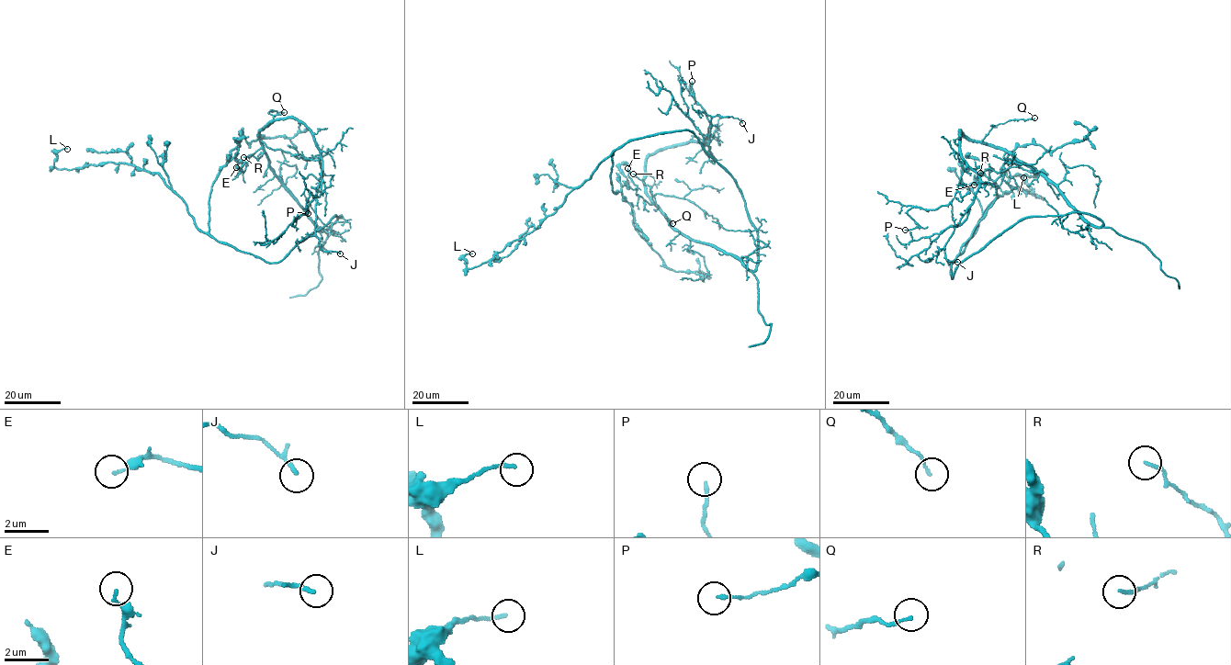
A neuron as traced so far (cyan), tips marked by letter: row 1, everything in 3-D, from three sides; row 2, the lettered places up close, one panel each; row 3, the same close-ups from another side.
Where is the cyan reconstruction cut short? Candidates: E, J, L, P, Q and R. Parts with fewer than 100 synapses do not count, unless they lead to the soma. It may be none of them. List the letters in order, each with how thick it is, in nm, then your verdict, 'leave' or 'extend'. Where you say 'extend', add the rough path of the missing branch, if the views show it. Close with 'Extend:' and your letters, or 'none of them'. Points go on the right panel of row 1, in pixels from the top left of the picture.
E: 110 nm | leave
J: 120 nm | leave
L: 140 nm | leave
P: 140 nm | leave
Q: 100 nm | leave
R: 130 nm | leave
Extend: none of them

